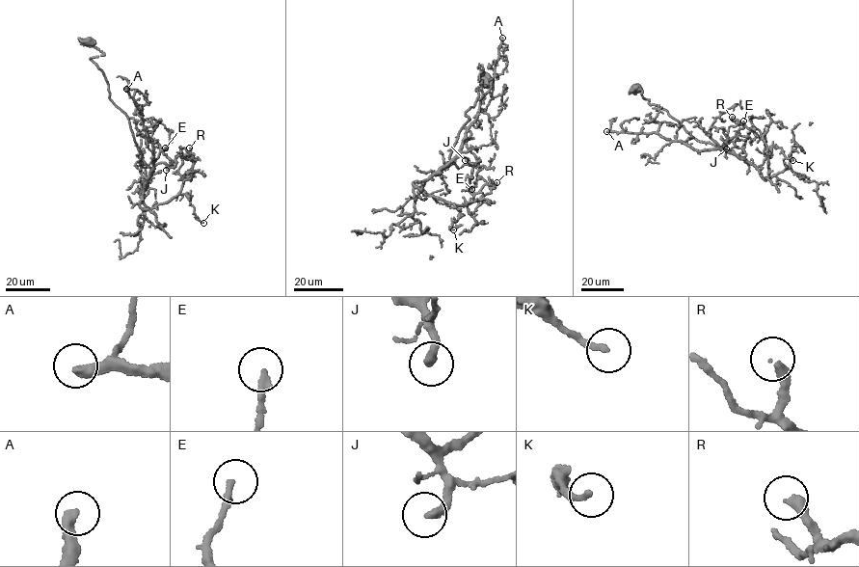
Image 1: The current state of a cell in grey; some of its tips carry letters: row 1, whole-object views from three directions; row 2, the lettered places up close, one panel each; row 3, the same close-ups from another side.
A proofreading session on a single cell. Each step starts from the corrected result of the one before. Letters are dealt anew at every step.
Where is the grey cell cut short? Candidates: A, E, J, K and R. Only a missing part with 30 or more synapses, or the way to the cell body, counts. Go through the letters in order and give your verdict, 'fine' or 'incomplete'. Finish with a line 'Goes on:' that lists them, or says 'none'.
A: incomplete
E: fine
J: fine
K: incomplete
R: fine
Goes on: A, K

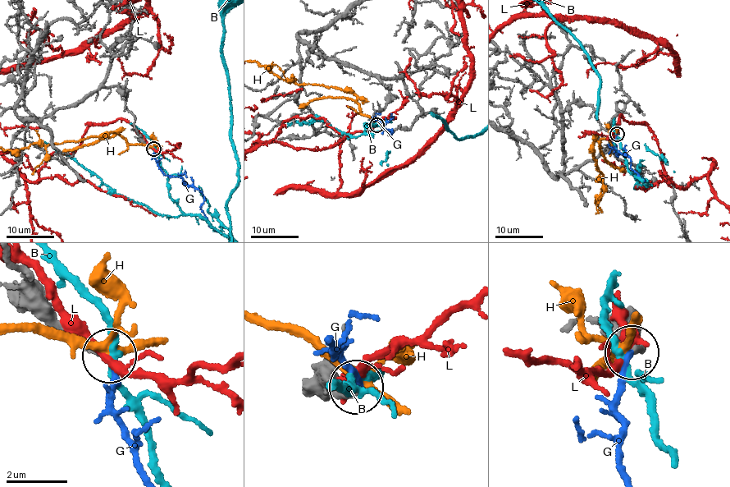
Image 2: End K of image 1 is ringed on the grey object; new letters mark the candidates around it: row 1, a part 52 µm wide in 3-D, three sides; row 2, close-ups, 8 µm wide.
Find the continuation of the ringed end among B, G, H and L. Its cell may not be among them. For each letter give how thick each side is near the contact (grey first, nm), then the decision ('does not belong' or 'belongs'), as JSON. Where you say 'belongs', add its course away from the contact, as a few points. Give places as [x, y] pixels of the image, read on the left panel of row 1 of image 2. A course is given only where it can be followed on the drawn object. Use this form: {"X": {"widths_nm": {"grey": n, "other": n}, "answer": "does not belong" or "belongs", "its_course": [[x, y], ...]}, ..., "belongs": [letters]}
{"B": {"widths_nm": {"grey": 180, "other": 200}, "answer": "does not belong"}, "G": {"widths_nm": {"grey": 180, "other": 190}, "answer": "belongs", "its_course": [[154, 149], [153, 157], [161, 171], [166, 175], [179, 176], [202, 192], [201, 209], [217, 231]]}, "H": {"widths_nm": {"grey": 180, "other": 240}, "answer": "does not belong"}, "L": {"widths_nm": {"grey": 190, "other": 190}, "answer": "does not belong"}, "belongs": ["G"]}

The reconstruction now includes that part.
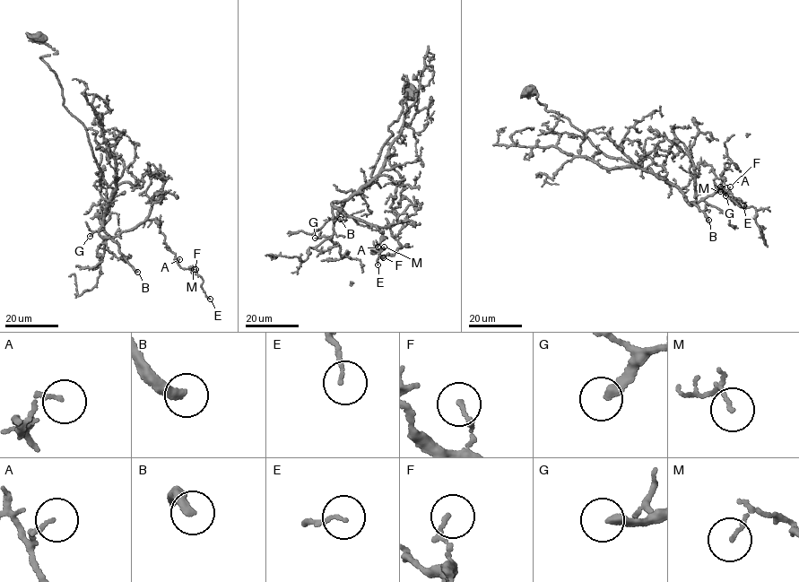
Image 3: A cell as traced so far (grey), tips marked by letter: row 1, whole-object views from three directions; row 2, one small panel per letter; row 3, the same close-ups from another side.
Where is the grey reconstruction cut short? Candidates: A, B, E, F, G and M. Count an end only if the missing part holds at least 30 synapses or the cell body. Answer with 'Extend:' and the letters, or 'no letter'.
Extend: B, G

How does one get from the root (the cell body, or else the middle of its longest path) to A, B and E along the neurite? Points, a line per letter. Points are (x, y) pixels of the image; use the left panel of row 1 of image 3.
A: (40, 37), (56, 50), (41, 57), (65, 107), (112, 189), (99, 235), (156, 220), (179, 259)
B: (40, 37), (56, 50), (41, 57), (56, 74), (65, 107), (84, 125), (112, 189), (99, 234), (137, 272)
E: (40, 37), (56, 50), (41, 57), (65, 107), (112, 189), (99, 235), (158, 221), (210, 299)

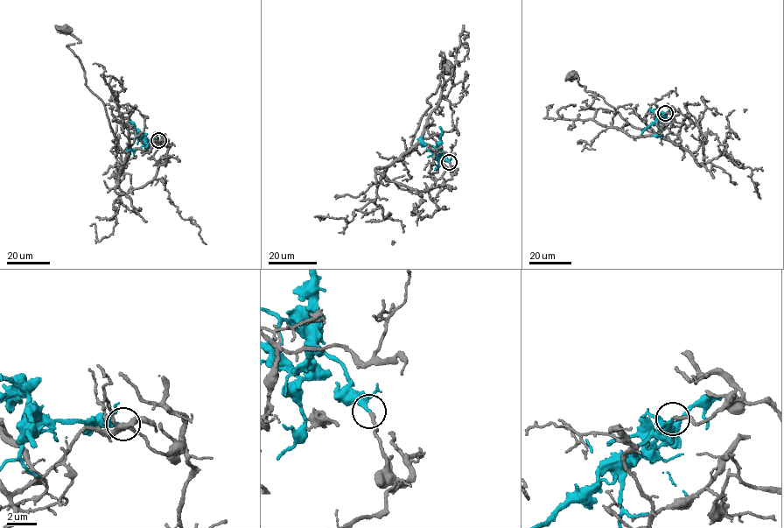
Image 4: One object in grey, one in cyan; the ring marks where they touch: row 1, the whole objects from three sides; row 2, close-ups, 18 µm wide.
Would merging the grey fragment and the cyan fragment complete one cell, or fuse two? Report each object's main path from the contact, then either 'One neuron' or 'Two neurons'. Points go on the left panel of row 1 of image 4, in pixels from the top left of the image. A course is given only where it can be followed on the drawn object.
Course of grey: (159, 140), (169, 147), (151, 180), (115, 192), (126, 153), (66, 29). Course of cyan: (158, 140), (148, 140), (129, 118). Two neurons

